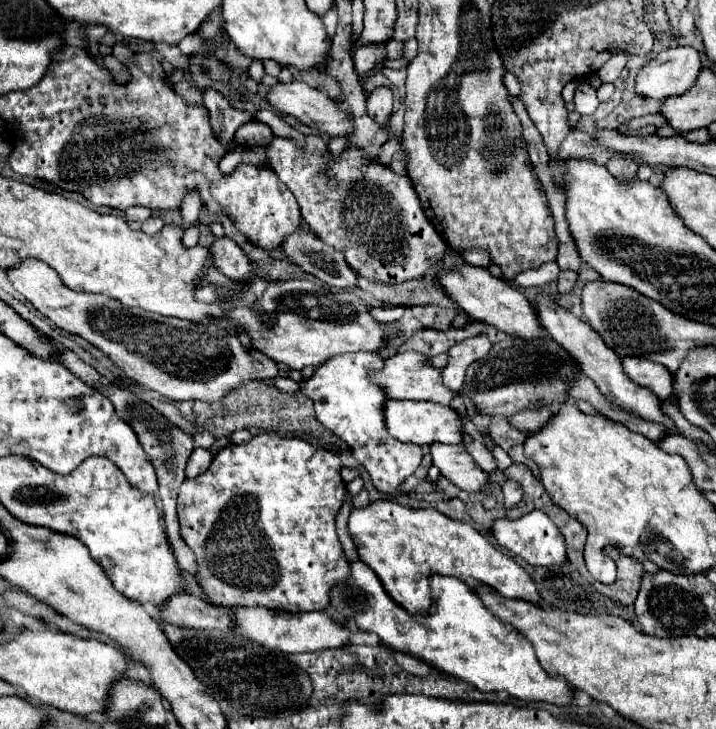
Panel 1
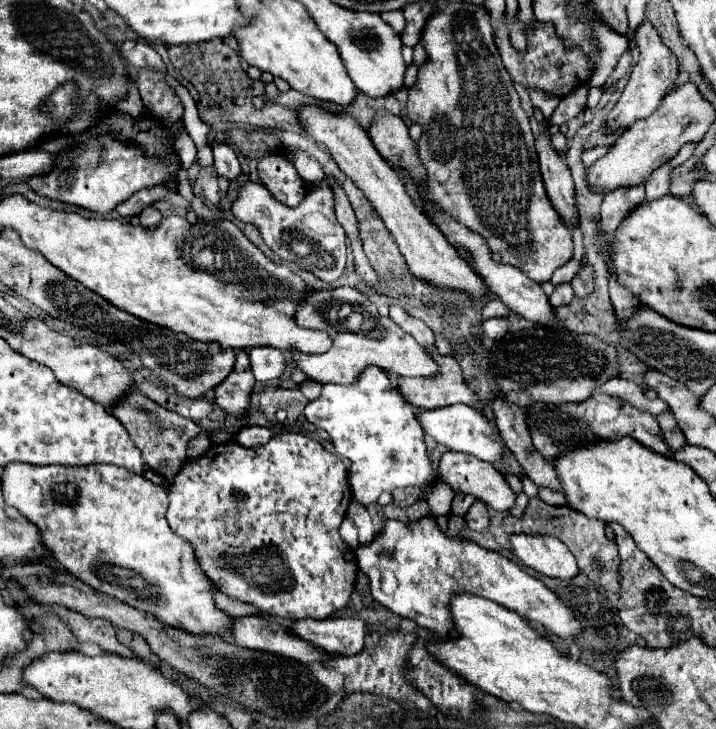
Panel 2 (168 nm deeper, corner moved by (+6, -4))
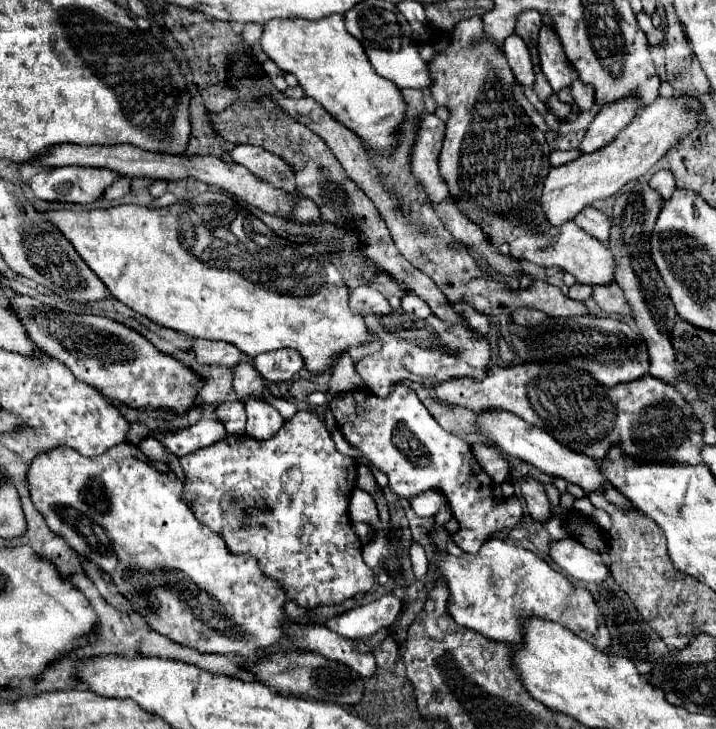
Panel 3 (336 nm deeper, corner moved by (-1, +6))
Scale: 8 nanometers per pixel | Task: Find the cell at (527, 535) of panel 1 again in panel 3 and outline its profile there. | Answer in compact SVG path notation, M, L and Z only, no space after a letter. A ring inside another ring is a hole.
M573 538L551 542L549 556L561 570L571 574L575 580L603 582L609 576L609 570L603 564L603 558L597 552L587 550Z

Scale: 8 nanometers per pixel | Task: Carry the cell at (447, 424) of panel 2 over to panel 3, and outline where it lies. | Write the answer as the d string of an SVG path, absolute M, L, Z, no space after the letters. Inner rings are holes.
M489 410L489 412L481 412L477 414L475 418L475 426L477 430L495 446L499 448L501 452L513 456L513 458L519 458L523 462L529 462L533 464L535 468L551 474L551 476L559 476L559 478L565 478L567 482L571 484L577 484L581 486L585 492L591 492L591 490L597 490L599 486L605 486L607 490L607 498L609 502L617 504L617 506L623 506L625 510L633 510L633 506L629 504L629 500L625 500L625 496L621 496L611 484L607 484L597 468L597 462L593 458L585 458L585 454L577 454L569 448L565 448L563 444L559 444L553 436L549 436L545 430L533 426L533 424L527 424L525 420L521 420L519 416L515 414L505 414L505 410Z

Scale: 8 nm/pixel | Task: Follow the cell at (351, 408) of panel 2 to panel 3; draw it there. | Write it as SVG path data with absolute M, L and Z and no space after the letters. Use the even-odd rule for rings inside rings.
M407 384L391 386L389 396L381 398L365 390L349 390L337 394L329 402L339 432L345 440L389 478L395 494L411 500L413 496L433 488L447 496L449 508L461 530L453 534L455 544L469 554L477 554L491 534L515 528L523 516L517 498L497 500L491 494L491 478L477 466L471 448L461 438L445 432Z

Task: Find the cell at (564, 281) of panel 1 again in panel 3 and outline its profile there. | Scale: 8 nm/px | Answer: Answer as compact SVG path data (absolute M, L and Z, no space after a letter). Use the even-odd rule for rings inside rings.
M573 284L573 286L569 288L569 298L573 298L573 300L585 302L589 296L591 296L591 286L585 286L585 284Z

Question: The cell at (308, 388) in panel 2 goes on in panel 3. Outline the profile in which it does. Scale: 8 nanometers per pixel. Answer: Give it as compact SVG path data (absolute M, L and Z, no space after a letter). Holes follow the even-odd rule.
M343 356L329 378L329 394L339 394L357 388L363 388L363 380L359 378L359 374L355 374L353 360L349 356Z

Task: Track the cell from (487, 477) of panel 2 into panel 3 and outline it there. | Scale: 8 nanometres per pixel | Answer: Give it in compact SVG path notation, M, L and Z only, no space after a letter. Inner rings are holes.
M523 478L519 484L517 484L525 504L527 504L527 512L537 520L537 522L543 522L549 518L549 510L551 510L551 504L545 496L545 490L543 490L543 484L539 484L537 480L533 478Z

